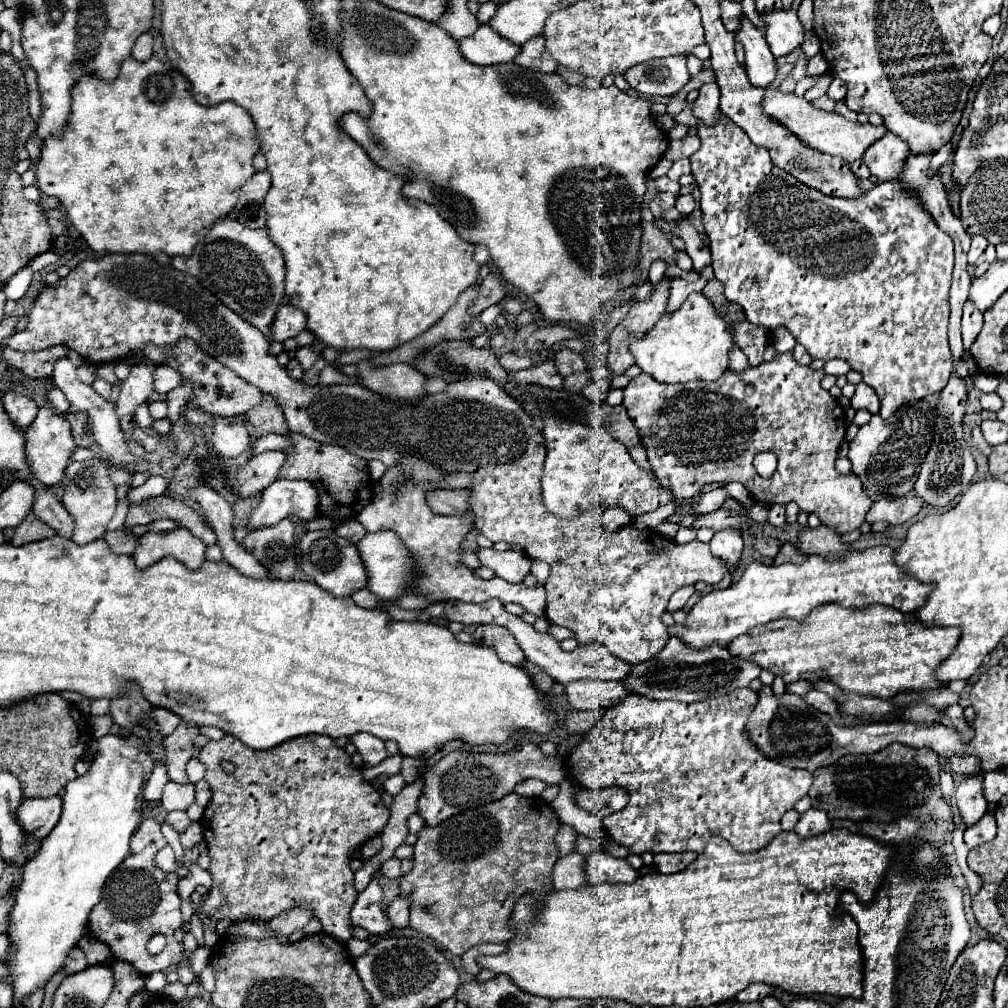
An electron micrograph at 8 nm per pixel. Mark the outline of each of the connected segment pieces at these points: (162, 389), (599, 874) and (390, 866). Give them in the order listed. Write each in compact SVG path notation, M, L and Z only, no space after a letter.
M159 365L157 367L157 371L155 371L155 375L153 375L153 379L155 379L155 391L157 393L169 393L169 391L173 391L178 386L178 383L175 383L175 376L180 376L177 372L175 375L175 369L171 369L171 367Z
M599 851L587 857L587 877L589 885L595 885L595 883L633 883L639 875L625 859L617 859L607 851Z
M391 857L389 861L385 861L381 867L383 873L389 879L399 878L402 875L401 861L397 857Z

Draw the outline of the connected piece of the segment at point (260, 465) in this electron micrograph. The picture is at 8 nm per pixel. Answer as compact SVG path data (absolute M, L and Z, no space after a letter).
M265 451L257 457L251 457L243 467L237 471L237 495L241 499L259 495L265 487L269 487L285 461L285 455L281 451Z

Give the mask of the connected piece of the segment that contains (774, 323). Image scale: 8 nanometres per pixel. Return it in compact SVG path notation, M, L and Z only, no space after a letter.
M725 115L713 125L705 127L703 121L697 125L697 137L701 139L701 149L691 155L691 167L693 175L697 177L697 187L701 191L701 211L703 211L703 227L709 237L709 247L713 255L713 271L715 277L725 285L725 295L729 301L743 307L747 321L753 325L761 325L765 329L777 329L785 327L789 329L797 343L801 343L813 359L835 359L841 357L849 361L853 371L859 371L863 375L863 381L873 387L881 401L881 417L891 417L901 405L907 405L911 401L925 399L933 393L939 393L951 375L953 359L947 343L947 321L949 321L949 285L951 285L951 271L953 271L953 241L945 231L933 223L933 217L929 211L925 211L925 205L921 203L919 195L913 191L913 187L907 187L901 181L887 181L879 183L873 189L869 189L863 197L857 199L841 199L841 197L829 197L823 195L817 189L811 189L803 183L799 183L793 175L785 173L783 169L775 167L771 163L769 151L765 147L755 145L741 127L737 127L731 119Z

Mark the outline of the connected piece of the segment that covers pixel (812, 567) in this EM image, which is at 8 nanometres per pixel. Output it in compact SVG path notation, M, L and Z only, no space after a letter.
M879 545L873 549L865 549L865 551L855 551L853 555L847 555L845 559L839 561L825 561L819 555L811 555L803 565L793 565L793 563L785 563L785 565L763 565L759 561L753 561L745 567L741 579L737 583L733 583L731 587L723 589L723 591L711 591L705 597L701 597L697 601L697 605L687 613L687 625L673 625L669 627L669 635L675 635L679 639L683 639L687 645L691 647L705 647L711 643L729 643L731 639L739 637L741 633L747 633L749 629L757 627L757 625L765 625L773 619L781 619L781 617L789 617L789 619L805 619L805 615L809 615L809 611L813 611L819 605L825 603L839 603L841 607L847 609L865 609L869 605L889 605L893 609L899 609L903 613L913 613L917 607L923 607L929 599L929 593L933 591L931 583L921 583L917 579L913 579L913 575L909 575L907 571L901 571L901 567L895 565L893 561L895 549Z

